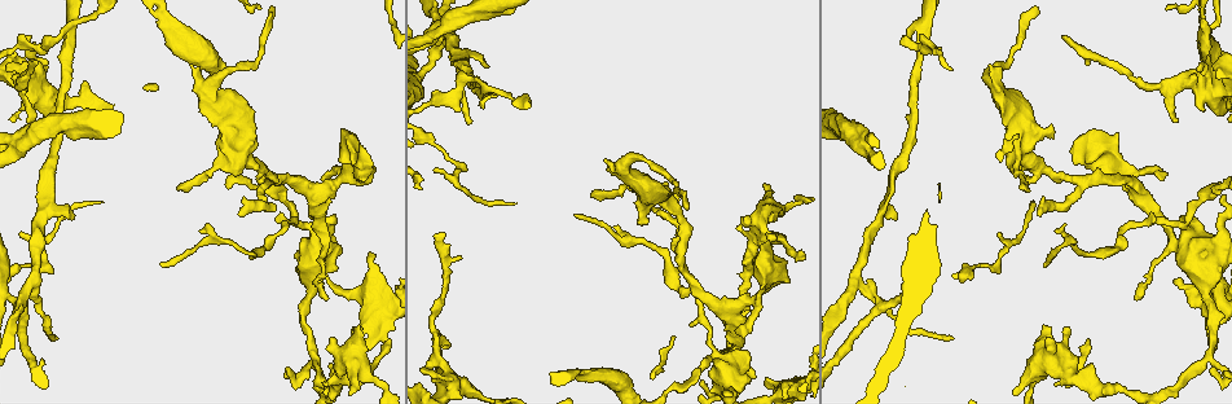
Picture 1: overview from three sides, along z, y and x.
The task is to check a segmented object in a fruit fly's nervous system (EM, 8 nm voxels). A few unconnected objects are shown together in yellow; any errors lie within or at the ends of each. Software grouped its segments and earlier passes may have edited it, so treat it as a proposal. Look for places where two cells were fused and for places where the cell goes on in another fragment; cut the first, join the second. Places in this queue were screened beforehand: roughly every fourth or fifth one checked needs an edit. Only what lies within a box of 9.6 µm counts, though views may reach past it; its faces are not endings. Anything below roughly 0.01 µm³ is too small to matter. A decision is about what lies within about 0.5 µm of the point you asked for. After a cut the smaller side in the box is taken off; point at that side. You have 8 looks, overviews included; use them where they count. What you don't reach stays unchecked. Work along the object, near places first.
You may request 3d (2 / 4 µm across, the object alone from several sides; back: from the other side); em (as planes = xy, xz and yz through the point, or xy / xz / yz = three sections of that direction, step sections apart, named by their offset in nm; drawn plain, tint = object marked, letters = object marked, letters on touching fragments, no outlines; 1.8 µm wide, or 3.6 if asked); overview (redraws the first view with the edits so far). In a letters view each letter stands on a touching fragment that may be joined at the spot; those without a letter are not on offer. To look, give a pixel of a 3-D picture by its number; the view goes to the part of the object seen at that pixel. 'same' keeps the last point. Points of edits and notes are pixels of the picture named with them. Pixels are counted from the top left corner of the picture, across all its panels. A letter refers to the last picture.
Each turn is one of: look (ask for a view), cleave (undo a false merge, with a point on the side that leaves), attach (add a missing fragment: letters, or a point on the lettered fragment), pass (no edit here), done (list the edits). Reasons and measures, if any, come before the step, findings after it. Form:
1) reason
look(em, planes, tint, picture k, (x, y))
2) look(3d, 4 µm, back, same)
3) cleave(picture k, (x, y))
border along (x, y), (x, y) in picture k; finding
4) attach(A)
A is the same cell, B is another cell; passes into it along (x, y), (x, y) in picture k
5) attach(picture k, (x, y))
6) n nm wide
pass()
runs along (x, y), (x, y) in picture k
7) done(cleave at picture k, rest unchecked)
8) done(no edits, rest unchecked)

sharp bend
look(3d, 2 µm, picture 1, (1085, 180))

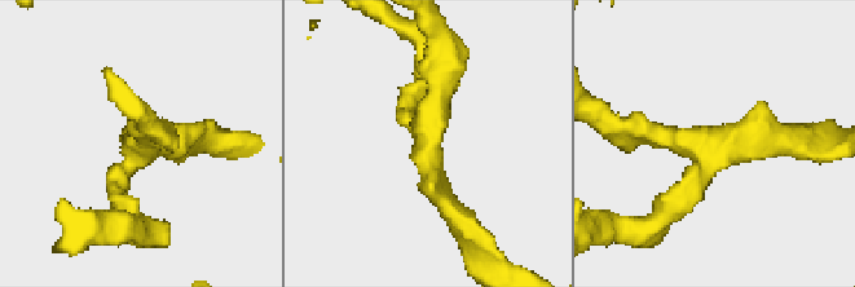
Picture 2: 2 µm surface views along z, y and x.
3 arms; arms of 160, 190, 190 nm; now the EM
look(em, planes, plain, picture 2, (137, 144))

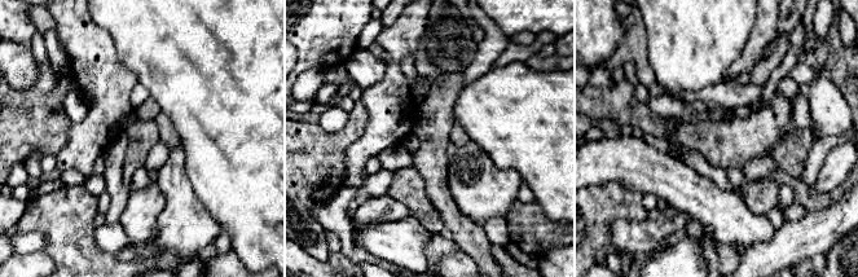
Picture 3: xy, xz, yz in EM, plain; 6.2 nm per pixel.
what lies round it
look(em, planes, letters, same)

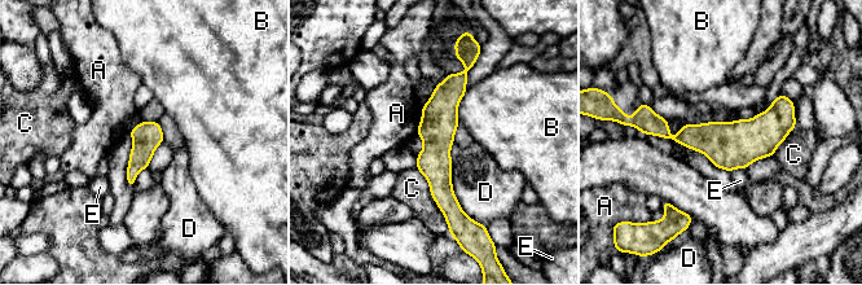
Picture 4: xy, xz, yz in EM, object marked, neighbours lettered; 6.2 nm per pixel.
pass()
A, B, C, D and E are other cells; runs along (791, 105), (759, 137), (647, 126) in picture 4; all the same cell

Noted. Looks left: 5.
branch stops here
look(em, planes, plain, picture 1, (1051, 124))

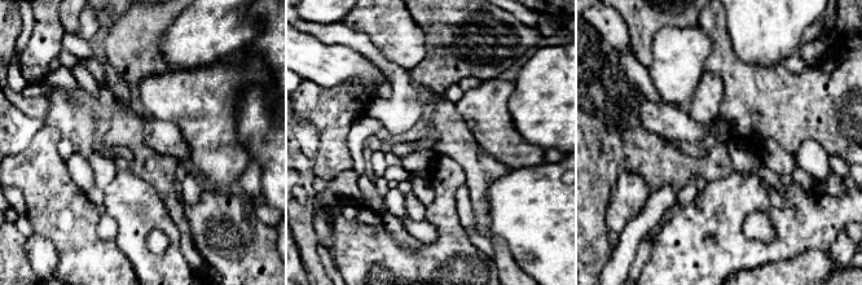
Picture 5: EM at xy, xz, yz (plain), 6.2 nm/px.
look(em, planes, tint, same)

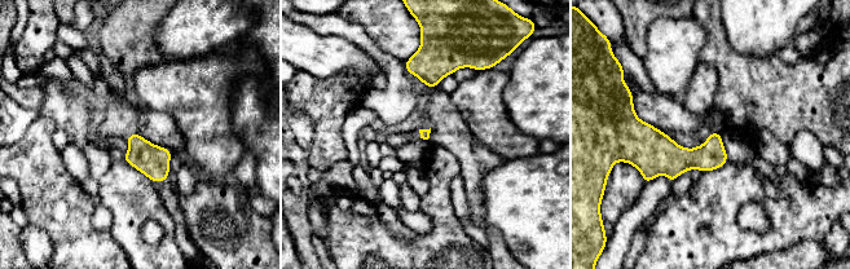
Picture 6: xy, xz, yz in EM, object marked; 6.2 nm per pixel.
see the neighbours
look(em, planes, letters, same)

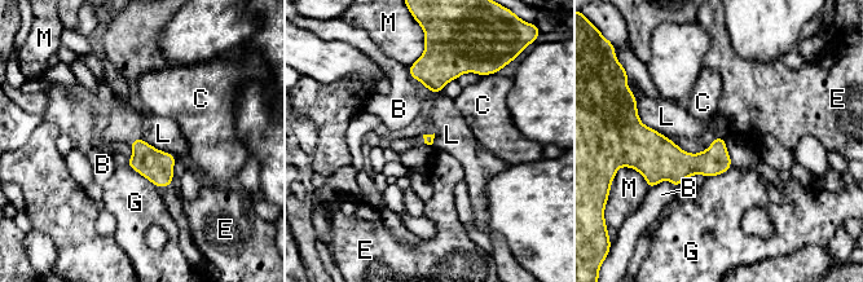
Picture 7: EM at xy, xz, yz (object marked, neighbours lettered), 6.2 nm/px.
pass()
B, C, E, G, L and M are other cells; border along (635, 108), (644, 124), (669, 139) in picture 7; no lettered fragment goes on from it

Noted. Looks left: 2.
stops while still wide
look(em, xz, step 4, letters, picture 1, (1208, 58))

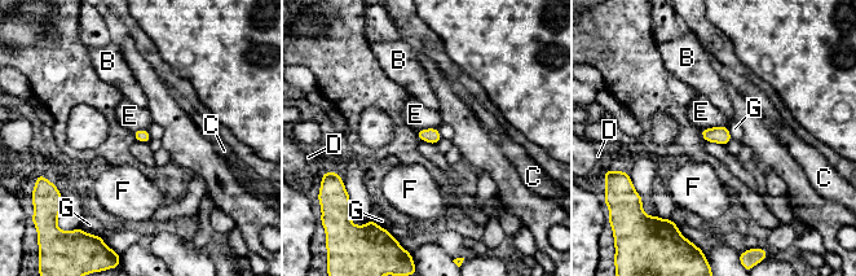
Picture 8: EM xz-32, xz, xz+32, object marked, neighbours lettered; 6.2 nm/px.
pass()
B, C, D, E, F and G are other cells; border along (726, 125), (701, 130) in picture 8; no lettered fragment goes on from it

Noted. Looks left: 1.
done(no edits, rest unchecked)

